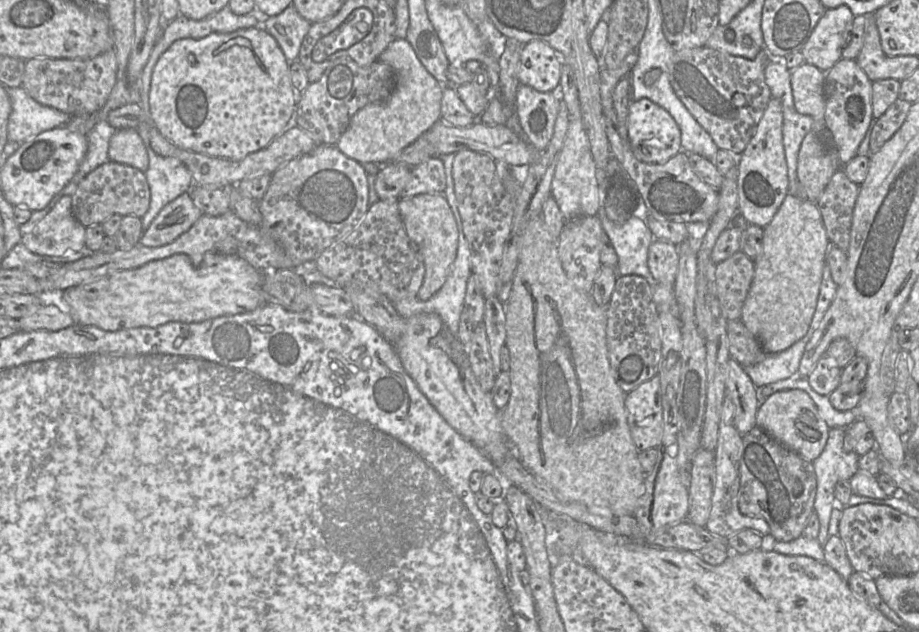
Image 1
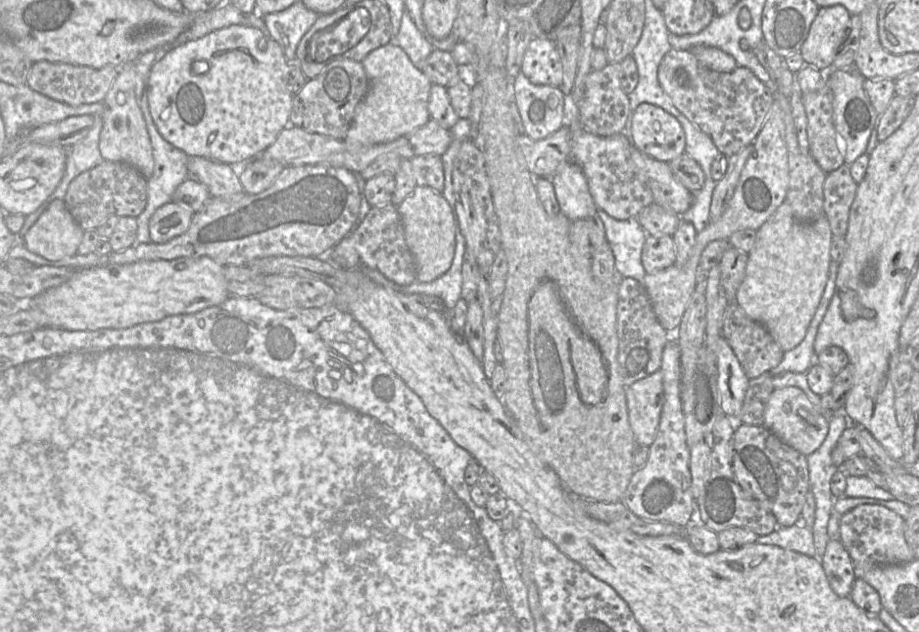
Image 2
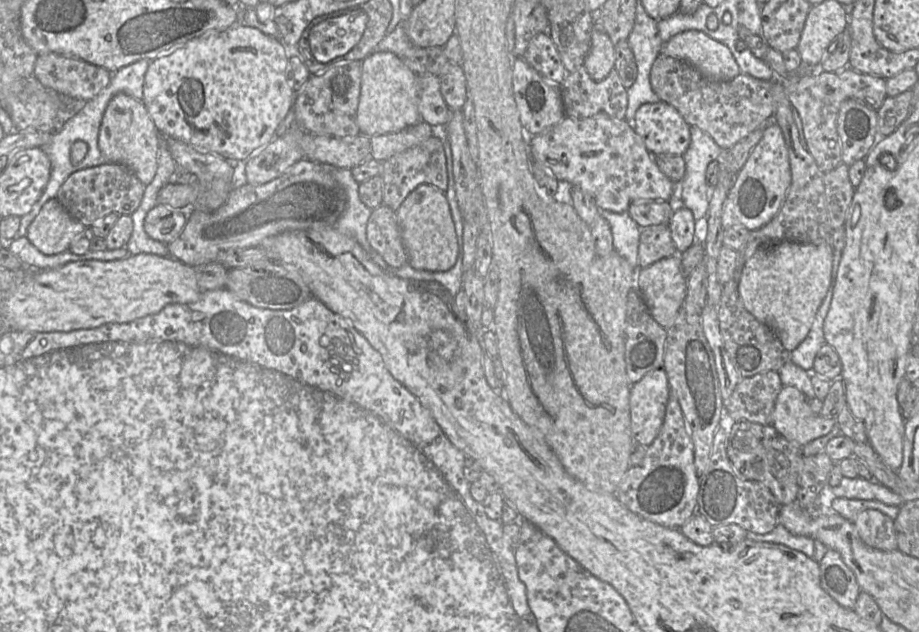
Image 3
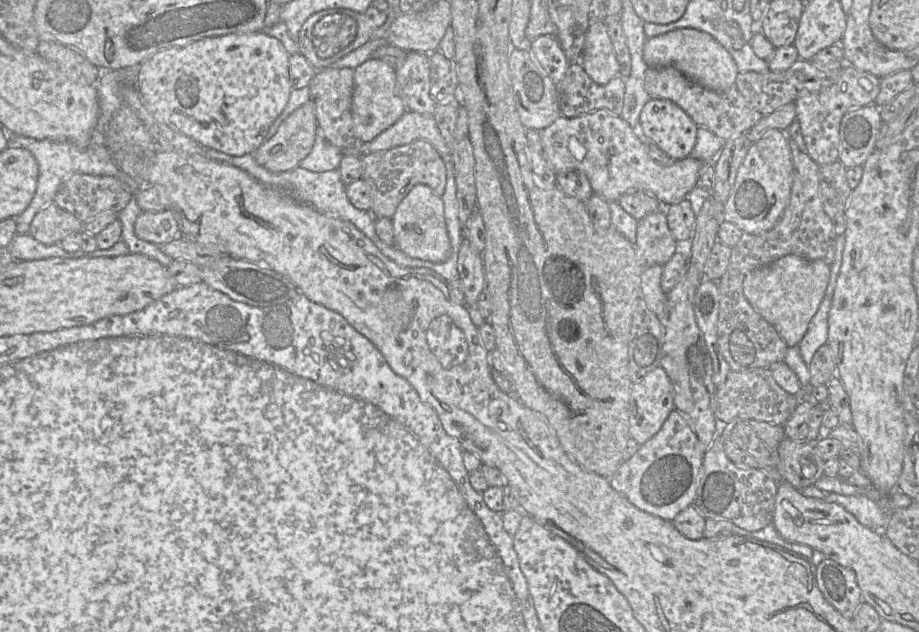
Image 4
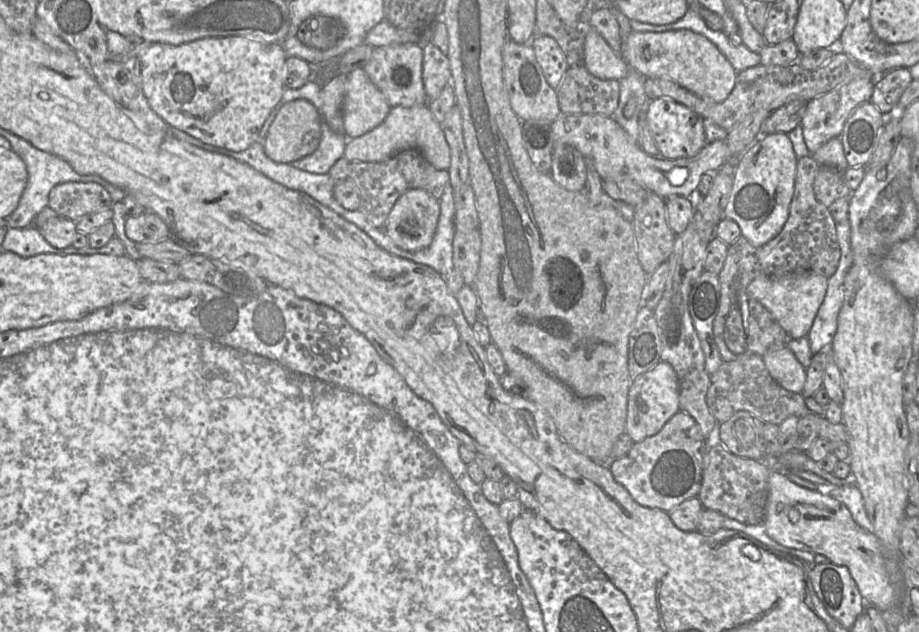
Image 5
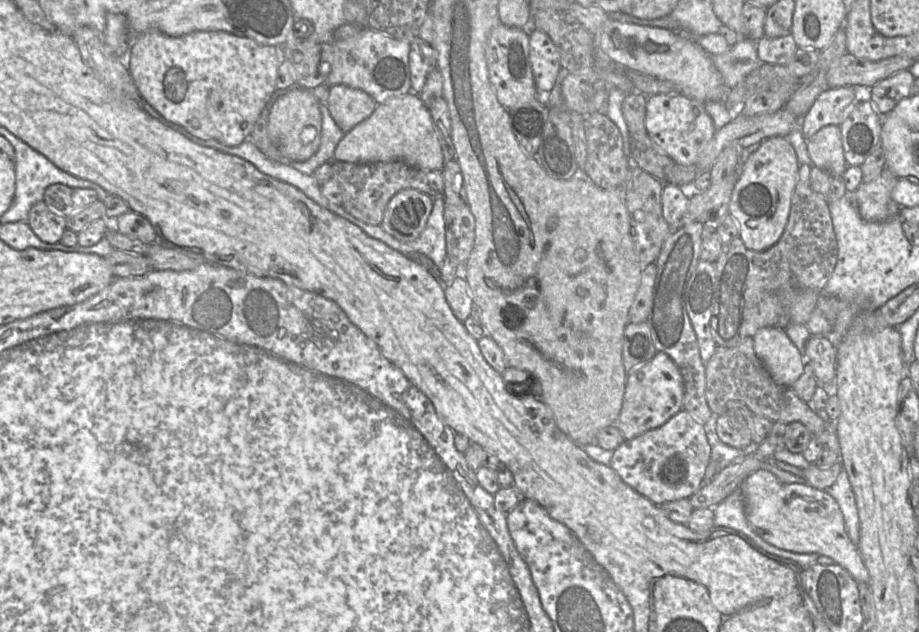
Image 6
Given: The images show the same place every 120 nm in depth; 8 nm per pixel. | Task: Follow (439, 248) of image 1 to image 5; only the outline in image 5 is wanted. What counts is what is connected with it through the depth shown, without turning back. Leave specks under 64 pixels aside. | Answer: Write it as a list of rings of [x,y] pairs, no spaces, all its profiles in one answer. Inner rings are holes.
[[[421,188],[410,189],[393,205],[384,231],[399,248],[417,251],[431,244],[439,215],[438,199]]]

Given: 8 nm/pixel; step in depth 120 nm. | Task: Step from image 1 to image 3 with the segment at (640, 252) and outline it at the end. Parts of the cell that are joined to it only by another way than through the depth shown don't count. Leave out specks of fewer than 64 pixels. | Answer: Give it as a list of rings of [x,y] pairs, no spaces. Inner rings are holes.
[[[599,209],[599,214],[610,225],[614,250],[635,270],[642,269],[639,266],[639,243],[642,228],[627,211],[615,213]]]

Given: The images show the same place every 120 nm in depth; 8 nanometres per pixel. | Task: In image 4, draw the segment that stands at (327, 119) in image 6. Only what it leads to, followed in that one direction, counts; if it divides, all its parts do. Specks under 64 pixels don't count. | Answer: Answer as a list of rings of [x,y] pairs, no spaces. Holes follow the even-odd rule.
[[[318,132],[311,152],[299,166],[314,172],[335,170],[339,167],[342,157],[342,149],[331,144],[321,132]]]

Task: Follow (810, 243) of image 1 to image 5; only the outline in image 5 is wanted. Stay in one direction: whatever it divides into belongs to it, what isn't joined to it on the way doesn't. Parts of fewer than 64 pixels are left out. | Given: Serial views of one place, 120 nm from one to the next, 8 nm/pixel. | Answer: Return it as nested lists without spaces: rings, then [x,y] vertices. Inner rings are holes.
[[[793,271],[782,276],[758,276],[747,286],[747,294],[773,315],[788,336],[798,339],[808,335],[825,297],[828,278],[812,271]]]

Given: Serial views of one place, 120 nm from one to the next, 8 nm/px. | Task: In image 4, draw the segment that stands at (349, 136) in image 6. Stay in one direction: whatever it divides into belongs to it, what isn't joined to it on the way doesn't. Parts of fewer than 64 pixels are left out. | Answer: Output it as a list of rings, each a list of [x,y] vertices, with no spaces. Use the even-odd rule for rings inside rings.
[[[406,111],[392,126],[381,132],[373,140],[362,144],[362,155],[411,143],[423,139],[430,142],[445,158],[450,151],[440,134],[433,115]]]

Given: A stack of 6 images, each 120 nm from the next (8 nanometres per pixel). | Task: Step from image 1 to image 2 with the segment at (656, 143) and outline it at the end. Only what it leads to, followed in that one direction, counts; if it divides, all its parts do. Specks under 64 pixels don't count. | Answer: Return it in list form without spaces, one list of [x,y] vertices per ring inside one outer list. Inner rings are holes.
[[[641,103],[633,113],[632,144],[655,160],[669,162],[685,153],[686,135],[676,117],[659,106]]]

